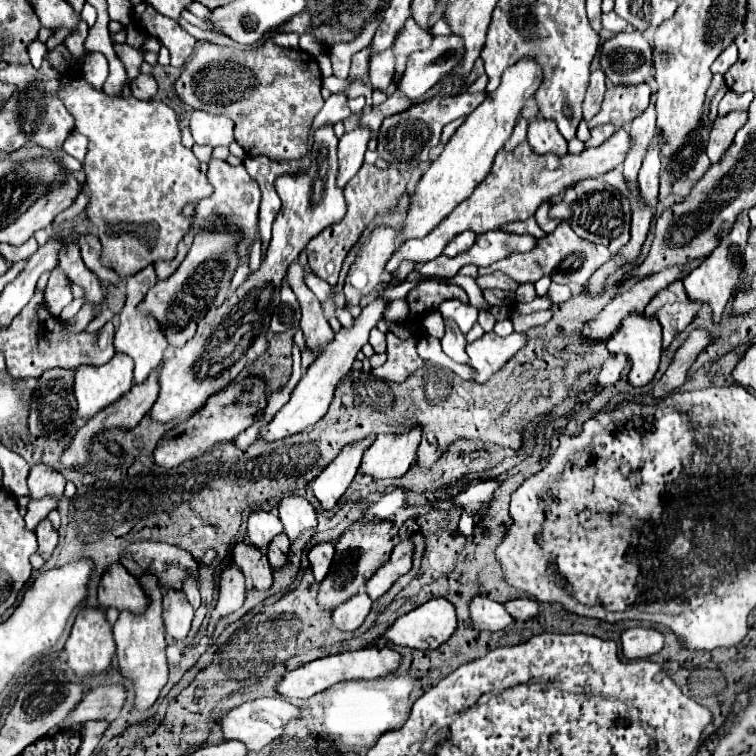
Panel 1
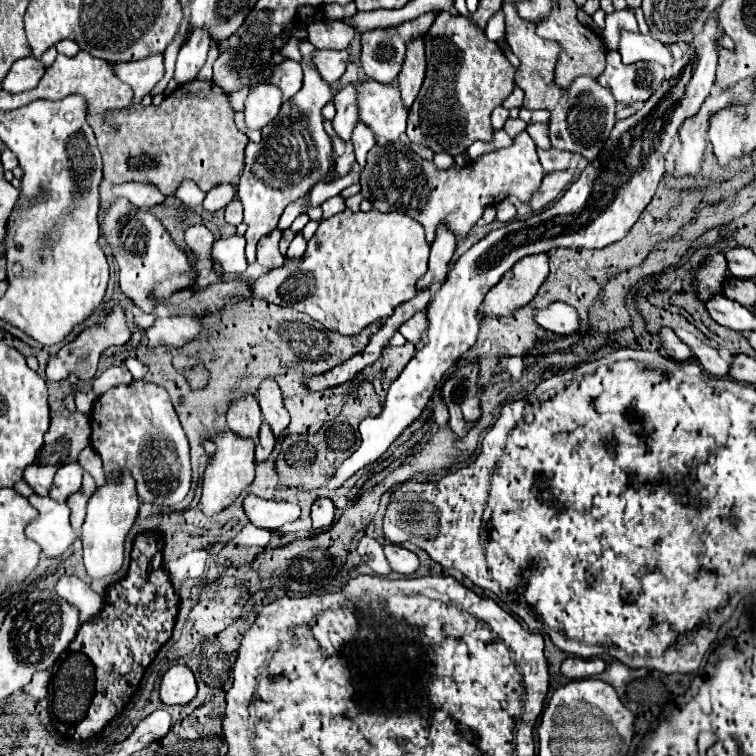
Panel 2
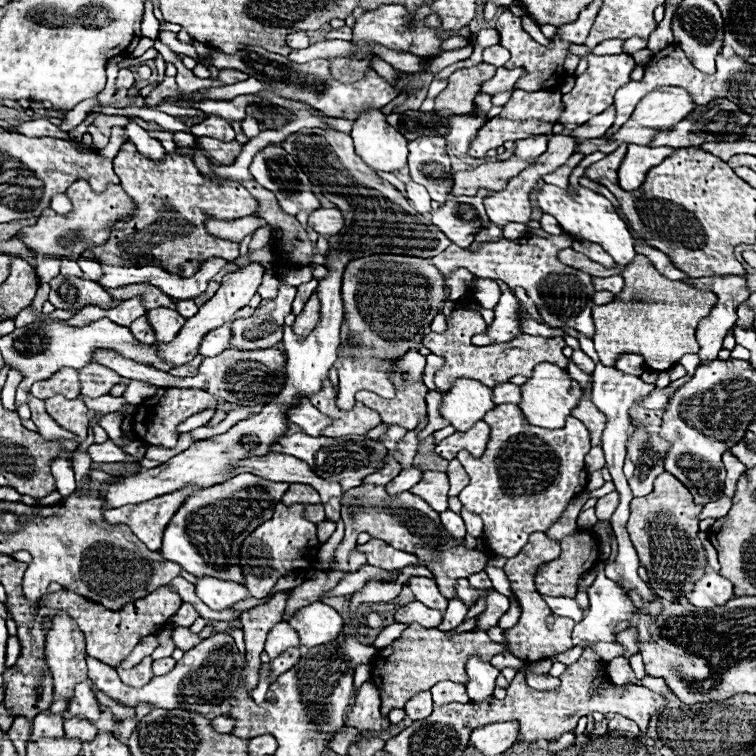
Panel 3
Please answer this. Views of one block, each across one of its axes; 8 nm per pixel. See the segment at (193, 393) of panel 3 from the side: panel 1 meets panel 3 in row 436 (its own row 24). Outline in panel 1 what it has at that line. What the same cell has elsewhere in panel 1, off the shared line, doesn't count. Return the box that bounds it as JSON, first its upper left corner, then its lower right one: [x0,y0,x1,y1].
[134,1,196,68]

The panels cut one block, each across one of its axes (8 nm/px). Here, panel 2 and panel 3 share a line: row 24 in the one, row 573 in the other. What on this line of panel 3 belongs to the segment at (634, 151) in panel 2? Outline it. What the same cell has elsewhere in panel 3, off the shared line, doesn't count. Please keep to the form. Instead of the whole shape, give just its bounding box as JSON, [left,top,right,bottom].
[686,570,734,608]

